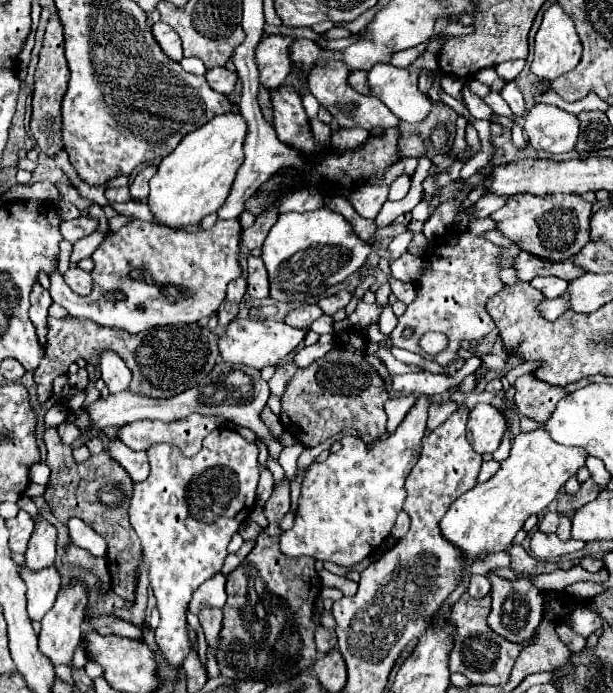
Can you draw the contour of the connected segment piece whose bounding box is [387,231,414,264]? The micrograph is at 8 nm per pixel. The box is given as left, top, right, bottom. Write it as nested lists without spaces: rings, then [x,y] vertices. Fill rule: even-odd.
[[[406,231],[395,237],[388,246],[390,252],[390,264],[397,260],[404,252],[407,252],[407,248],[414,234],[410,231]]]

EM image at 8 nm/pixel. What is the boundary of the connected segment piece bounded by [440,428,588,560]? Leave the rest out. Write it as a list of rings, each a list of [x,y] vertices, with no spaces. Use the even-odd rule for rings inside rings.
[[[542,428],[518,434],[512,442],[510,456],[502,462],[502,468],[488,482],[476,484],[450,506],[440,520],[440,532],[462,552],[464,560],[476,560],[506,550],[526,518],[540,514],[540,510],[556,498],[560,486],[564,486],[564,482],[586,464],[586,456],[588,454],[582,448],[556,444]]]

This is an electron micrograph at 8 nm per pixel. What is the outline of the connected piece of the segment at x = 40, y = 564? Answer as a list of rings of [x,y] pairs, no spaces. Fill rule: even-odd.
[[[38,516],[38,520],[36,520],[36,530],[28,542],[28,550],[24,556],[26,556],[24,568],[30,568],[34,572],[54,564],[56,528],[50,522],[46,522],[42,516]]]

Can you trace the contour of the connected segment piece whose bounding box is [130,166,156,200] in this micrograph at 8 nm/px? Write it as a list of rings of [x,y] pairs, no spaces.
[[[148,166],[144,168],[132,182],[130,186],[130,192],[132,192],[132,198],[138,198],[138,200],[144,200],[148,198],[148,182],[150,178],[156,174],[156,166]]]

